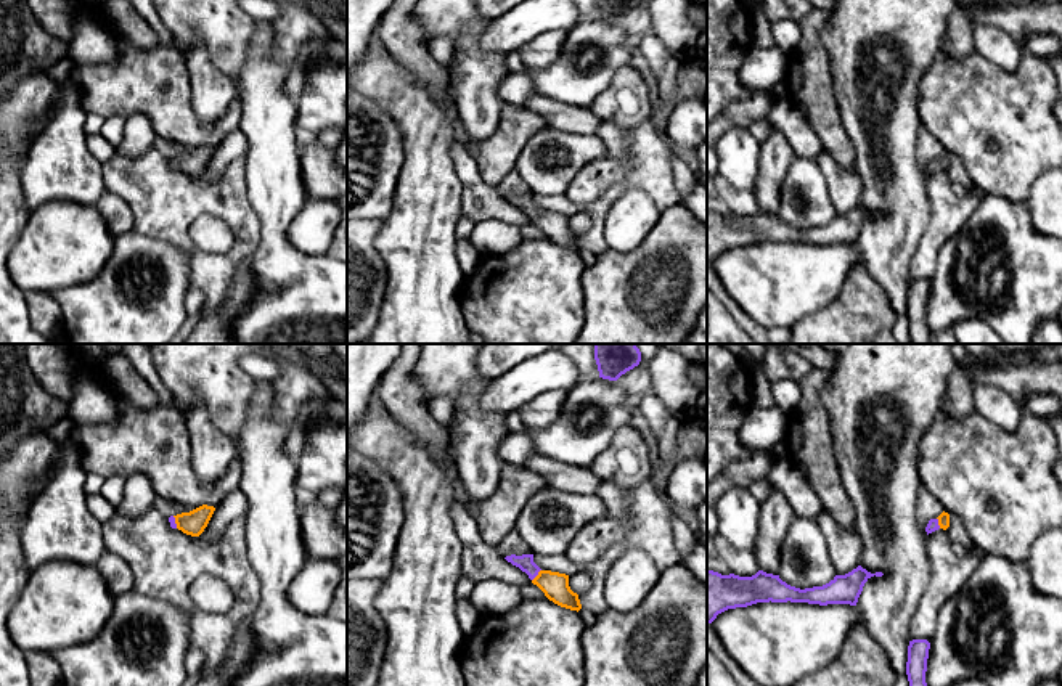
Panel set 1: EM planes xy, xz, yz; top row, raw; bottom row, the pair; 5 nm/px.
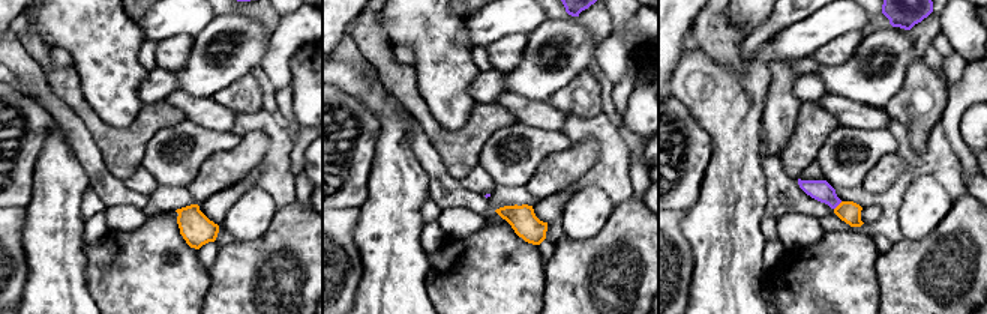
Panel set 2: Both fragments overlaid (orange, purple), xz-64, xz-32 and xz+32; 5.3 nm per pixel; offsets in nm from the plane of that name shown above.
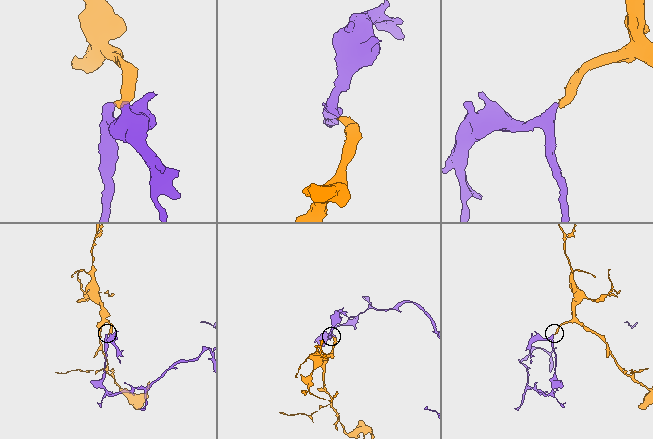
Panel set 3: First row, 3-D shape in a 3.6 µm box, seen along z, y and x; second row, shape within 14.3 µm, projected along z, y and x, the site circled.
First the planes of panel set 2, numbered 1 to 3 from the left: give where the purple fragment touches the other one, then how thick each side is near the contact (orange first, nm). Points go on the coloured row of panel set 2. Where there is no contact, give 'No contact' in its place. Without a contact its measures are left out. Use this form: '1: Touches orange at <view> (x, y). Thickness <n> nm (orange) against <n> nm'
1: No contact
2: No contact
3: Touches orange at xz+32 (837, 206). Thickness 120 nm (orange) against 110 nm

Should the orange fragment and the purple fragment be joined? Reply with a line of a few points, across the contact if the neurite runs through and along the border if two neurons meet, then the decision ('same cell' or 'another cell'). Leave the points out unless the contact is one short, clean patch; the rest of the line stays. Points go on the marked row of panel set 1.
line xz (555, 585), (537, 575), (526, 563); same cell

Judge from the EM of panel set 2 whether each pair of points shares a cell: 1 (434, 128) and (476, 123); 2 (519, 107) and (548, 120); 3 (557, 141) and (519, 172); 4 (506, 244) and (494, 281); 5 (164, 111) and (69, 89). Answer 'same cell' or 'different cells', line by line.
1: same cell
2: same cell
3: same cell
4: same cell
5: same cell

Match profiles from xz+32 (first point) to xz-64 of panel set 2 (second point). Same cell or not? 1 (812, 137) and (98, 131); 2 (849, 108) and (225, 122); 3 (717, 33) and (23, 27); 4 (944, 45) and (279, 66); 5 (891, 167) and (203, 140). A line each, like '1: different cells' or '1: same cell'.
1: same cell
2: same cell
3: same cell
4: same cell
5: different cells

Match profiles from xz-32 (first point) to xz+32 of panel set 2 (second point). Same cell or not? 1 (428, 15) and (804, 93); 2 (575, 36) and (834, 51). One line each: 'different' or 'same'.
1: different
2: different

